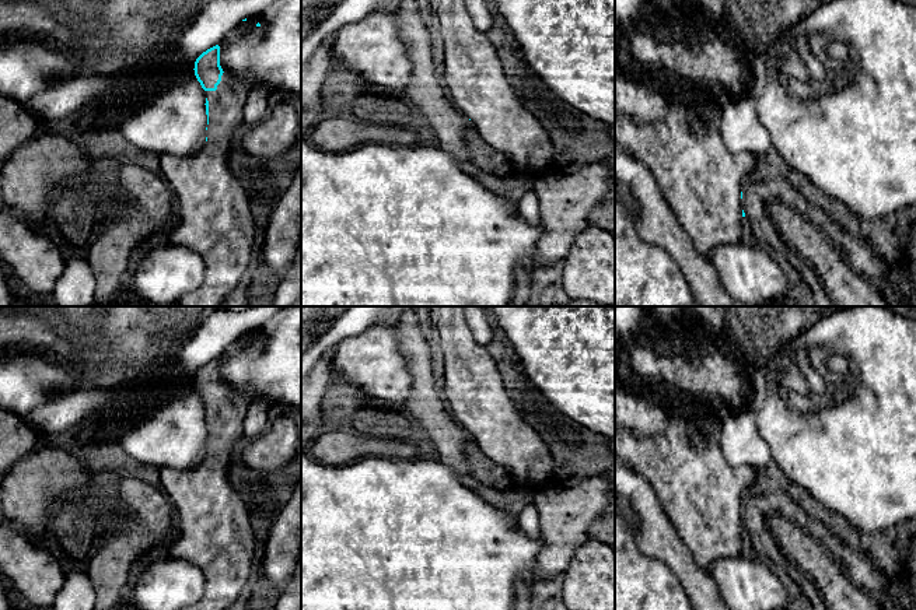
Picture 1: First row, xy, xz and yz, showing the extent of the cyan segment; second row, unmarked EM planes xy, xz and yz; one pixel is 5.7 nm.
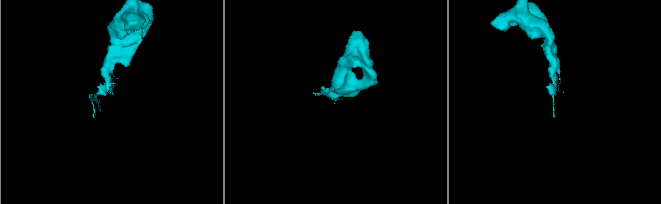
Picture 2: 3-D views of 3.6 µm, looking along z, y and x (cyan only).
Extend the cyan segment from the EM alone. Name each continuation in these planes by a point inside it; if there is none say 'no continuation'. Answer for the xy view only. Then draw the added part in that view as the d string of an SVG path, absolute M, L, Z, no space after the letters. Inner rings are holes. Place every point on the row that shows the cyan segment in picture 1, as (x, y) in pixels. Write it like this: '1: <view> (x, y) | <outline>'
1: xy (213, 217) | M224 71L217 90L204 91L209 101L206 144L192 155L160 155L162 178L172 190L176 208L168 242L196 252L204 262L200 287L183 295L179 306L218 306L245 277L252 249L261 241L261 221L254 217L248 193L228 165L235 134L244 127L248 92L248 80Z

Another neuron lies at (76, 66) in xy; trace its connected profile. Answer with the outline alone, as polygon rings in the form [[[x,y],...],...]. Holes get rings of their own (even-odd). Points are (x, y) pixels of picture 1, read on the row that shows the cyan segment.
[[[53,41],[53,43],[56,48],[59,48],[60,50],[64,50],[69,55],[69,57],[71,60],[71,76],[76,77],[78,74],[83,74],[81,63],[80,63],[78,57],[74,55],[74,52],[63,43],[59,43],[56,41]]]

